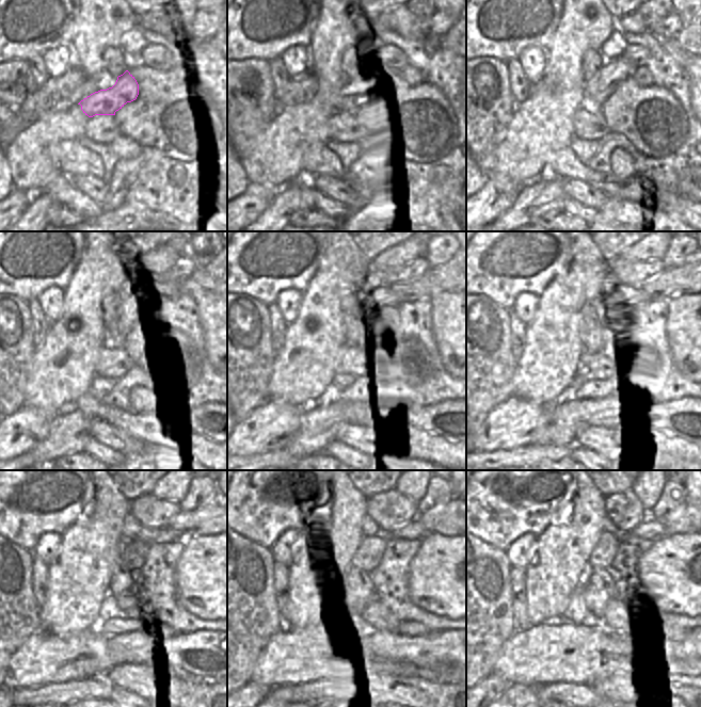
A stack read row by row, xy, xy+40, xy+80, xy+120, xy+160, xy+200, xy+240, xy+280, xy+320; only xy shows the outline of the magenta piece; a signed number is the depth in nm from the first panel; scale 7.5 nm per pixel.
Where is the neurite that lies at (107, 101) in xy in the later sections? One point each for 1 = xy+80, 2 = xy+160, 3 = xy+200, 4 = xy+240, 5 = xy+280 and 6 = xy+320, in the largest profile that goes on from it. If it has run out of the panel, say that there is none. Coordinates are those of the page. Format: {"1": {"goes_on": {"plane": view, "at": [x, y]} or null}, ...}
{"1": {"goes_on": {"plane": "xy+80", "at": [598, 90]}}, "2": {"goes_on": {"plane": "xy+160", "at": [383, 300]}}, "3": {"goes_on": {"plane": "xy+200", "at": [623, 296]}}, "4": {"goes_on": {"plane": "xy+240", "at": [150, 535]}}, "5": {"goes_on": {"plane": "xy+280", "at": [413, 530]}}, "6": {"goes_on": {"plane": "xy+320", "at": [651, 529]}}}

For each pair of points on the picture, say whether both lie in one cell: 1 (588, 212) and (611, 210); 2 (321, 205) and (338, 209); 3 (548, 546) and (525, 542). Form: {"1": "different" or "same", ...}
{"1": "different", "2": "same", "3": "different"}

